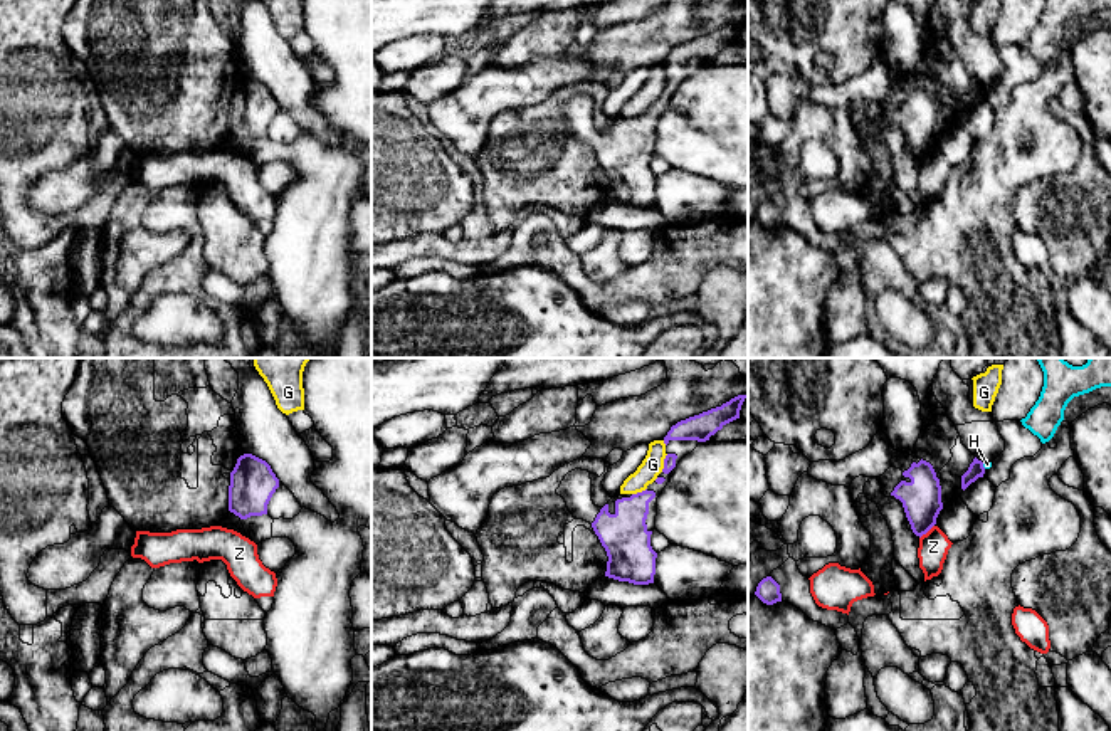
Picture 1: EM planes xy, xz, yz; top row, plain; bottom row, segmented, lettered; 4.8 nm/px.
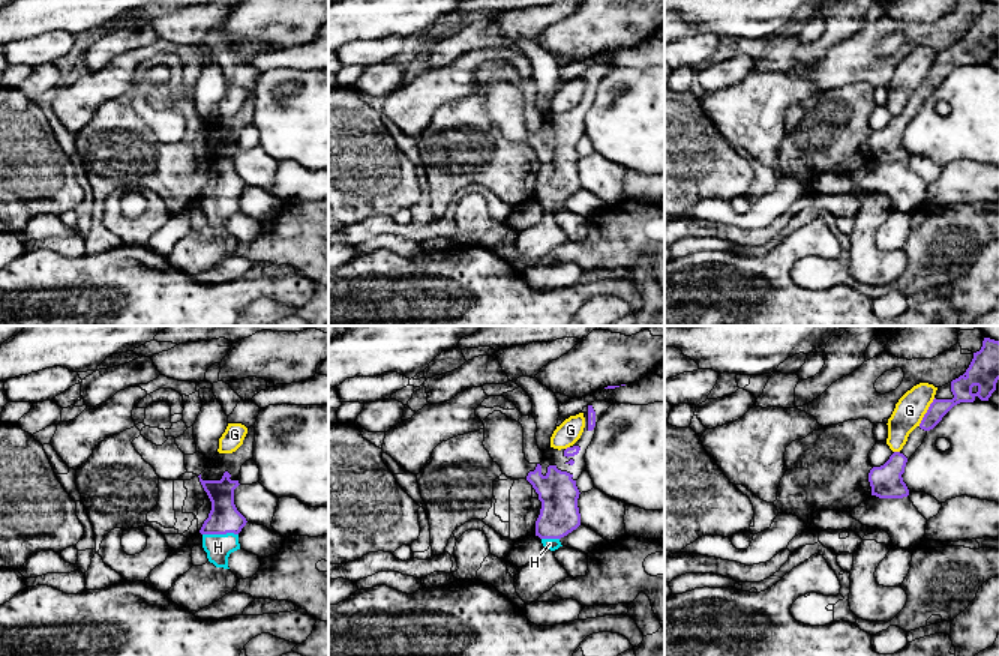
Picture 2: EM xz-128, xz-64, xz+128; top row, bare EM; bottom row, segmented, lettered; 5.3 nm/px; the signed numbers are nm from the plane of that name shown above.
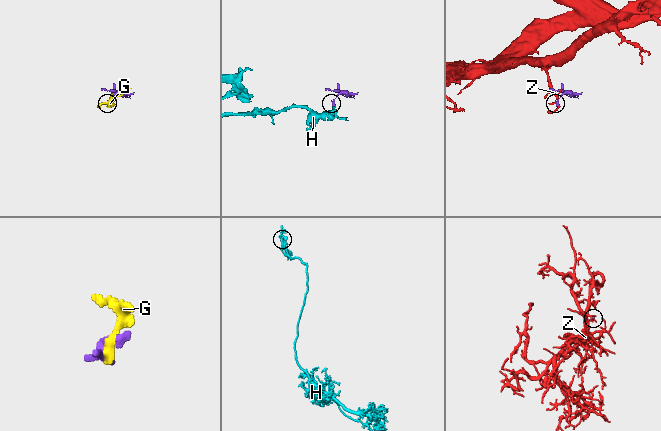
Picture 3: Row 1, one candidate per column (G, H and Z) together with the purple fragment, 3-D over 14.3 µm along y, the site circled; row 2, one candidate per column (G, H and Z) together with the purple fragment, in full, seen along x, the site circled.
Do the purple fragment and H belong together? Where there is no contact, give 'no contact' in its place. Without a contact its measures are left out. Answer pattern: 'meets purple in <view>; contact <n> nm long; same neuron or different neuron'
meets purple in yz; contact 30 nm long; same neuron

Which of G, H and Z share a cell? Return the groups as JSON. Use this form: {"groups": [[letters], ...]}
{"groups": [["G"], ["H"], ["Z"]]}

